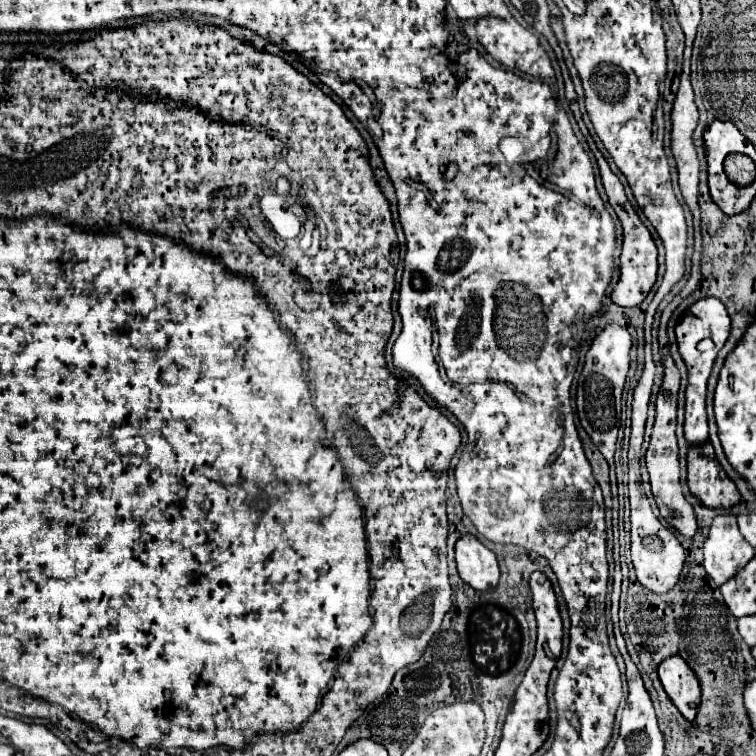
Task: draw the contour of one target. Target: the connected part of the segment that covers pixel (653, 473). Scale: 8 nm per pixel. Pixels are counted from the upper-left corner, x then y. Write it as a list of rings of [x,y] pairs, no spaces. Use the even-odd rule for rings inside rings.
[[[666,352],[662,356],[664,364],[664,382],[658,392],[656,400],[656,422],[652,428],[650,436],[650,446],[646,450],[646,466],[650,472],[650,484],[652,484],[652,494],[656,498],[656,504],[660,508],[660,516],[674,526],[682,536],[692,538],[698,530],[696,526],[696,516],[692,506],[686,502],[682,488],[680,488],[680,466],[678,466],[678,444],[676,444],[676,406],[678,406],[678,388],[680,388],[680,372],[670,356]]]

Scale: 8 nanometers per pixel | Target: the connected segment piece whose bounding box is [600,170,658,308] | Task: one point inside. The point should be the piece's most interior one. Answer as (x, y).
(638, 269)

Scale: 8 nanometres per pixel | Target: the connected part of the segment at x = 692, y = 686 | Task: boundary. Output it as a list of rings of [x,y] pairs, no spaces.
[[[672,656],[658,666],[658,676],[672,704],[686,720],[692,722],[700,704],[700,686],[696,674],[680,656]]]

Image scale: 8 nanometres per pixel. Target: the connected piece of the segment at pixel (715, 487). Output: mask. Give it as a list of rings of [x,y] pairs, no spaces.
[[[710,442],[688,450],[688,488],[706,508],[732,510],[740,504],[740,492],[718,464]]]

